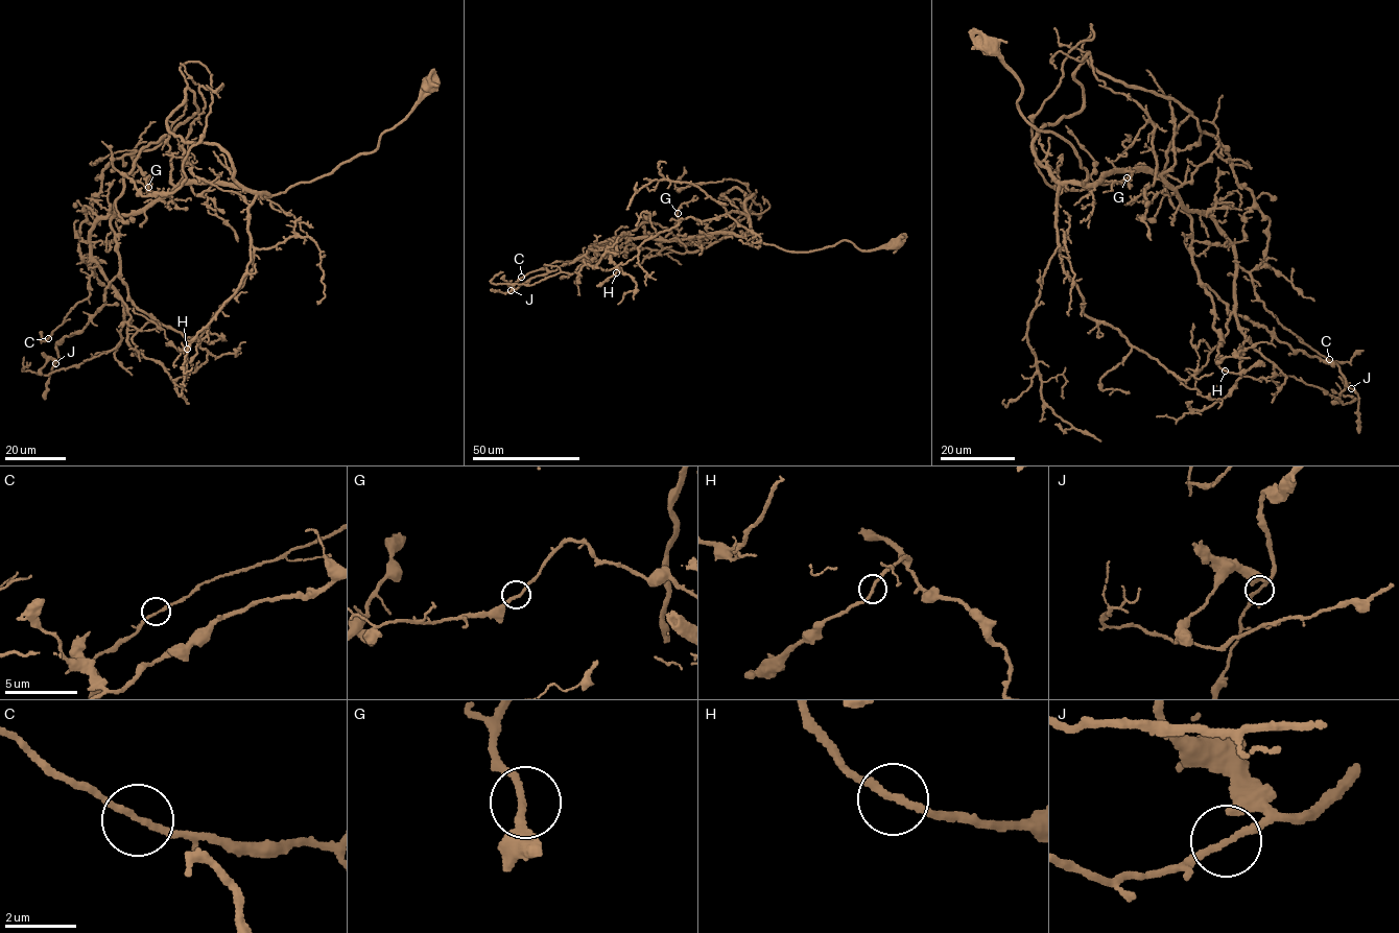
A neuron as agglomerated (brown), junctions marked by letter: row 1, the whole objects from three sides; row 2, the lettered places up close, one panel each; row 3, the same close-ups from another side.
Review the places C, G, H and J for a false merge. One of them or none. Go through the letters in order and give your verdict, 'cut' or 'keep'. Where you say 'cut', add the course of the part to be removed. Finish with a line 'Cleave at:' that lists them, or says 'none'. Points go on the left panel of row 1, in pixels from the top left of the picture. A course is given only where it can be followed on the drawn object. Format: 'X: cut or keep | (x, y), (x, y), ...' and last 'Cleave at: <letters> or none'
C: keep
G: keep
H: keep
J: keep
Cleave at: none

